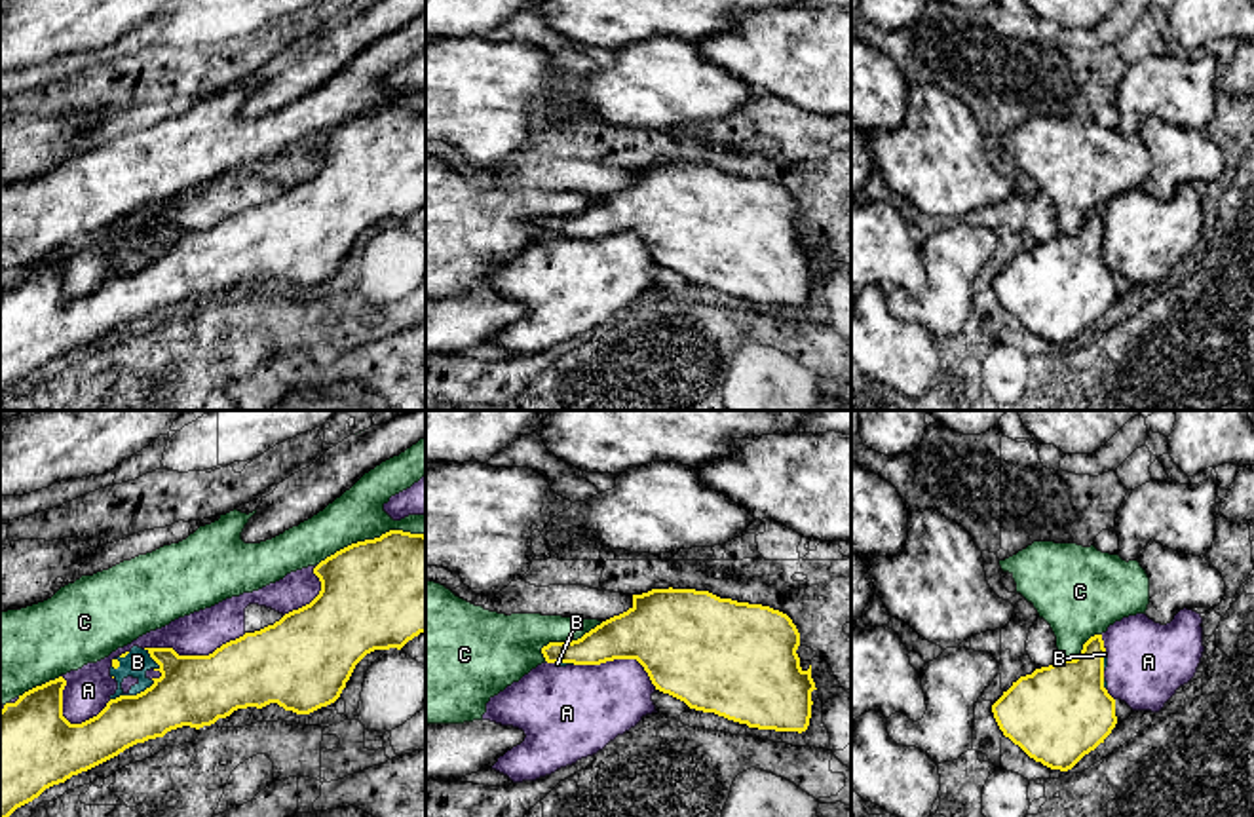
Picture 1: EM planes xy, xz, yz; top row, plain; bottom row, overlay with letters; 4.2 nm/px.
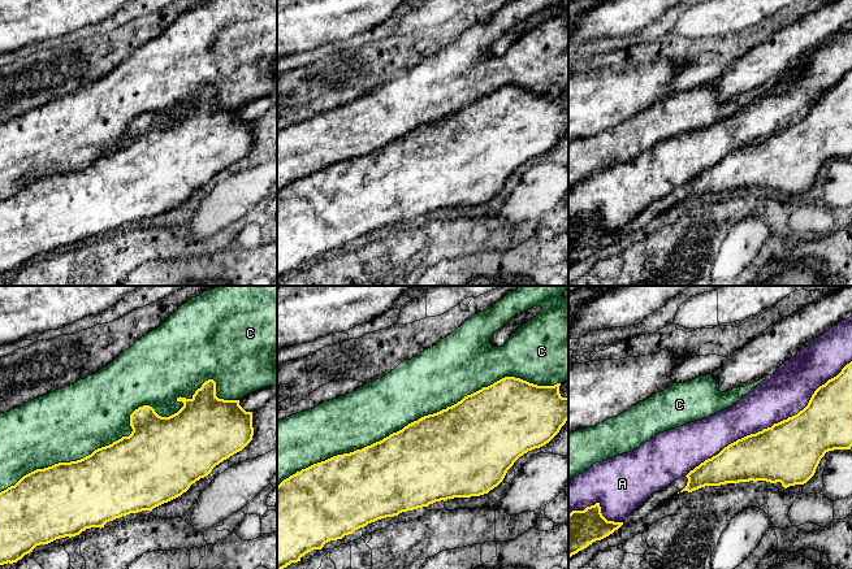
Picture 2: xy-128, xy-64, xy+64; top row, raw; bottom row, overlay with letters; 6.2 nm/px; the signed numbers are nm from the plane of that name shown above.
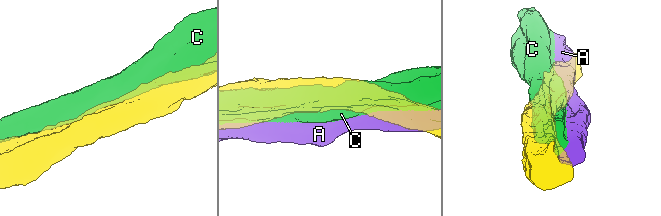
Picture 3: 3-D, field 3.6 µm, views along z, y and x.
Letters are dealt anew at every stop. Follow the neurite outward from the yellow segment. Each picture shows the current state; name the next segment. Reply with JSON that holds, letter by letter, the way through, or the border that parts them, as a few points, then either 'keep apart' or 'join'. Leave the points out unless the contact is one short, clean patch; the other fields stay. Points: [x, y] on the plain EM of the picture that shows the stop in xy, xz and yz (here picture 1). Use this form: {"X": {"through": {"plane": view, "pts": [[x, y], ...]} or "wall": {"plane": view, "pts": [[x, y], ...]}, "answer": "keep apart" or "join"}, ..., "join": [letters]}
{"A": {"answer": "keep apart"}, "B": {"answer": "keep apart"}, "C": {"answer": "keep apart"}, "join": []}

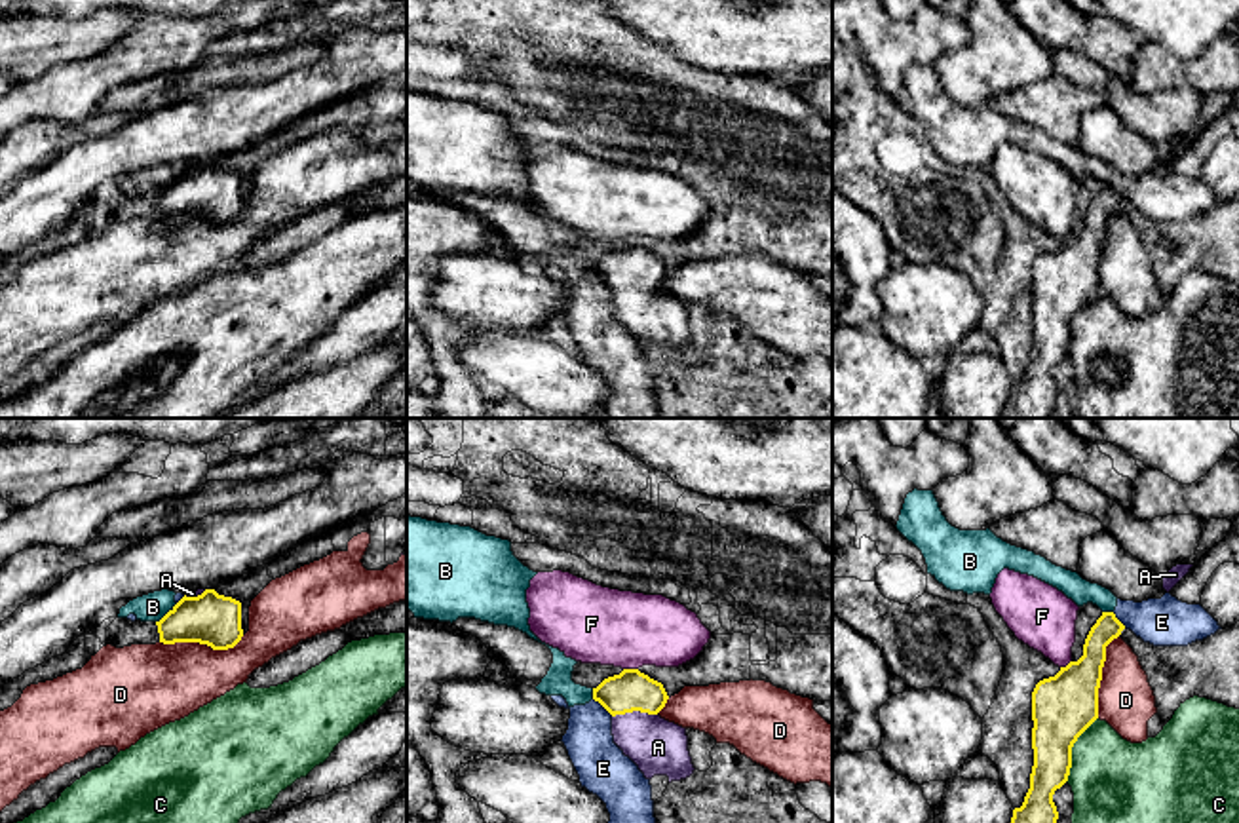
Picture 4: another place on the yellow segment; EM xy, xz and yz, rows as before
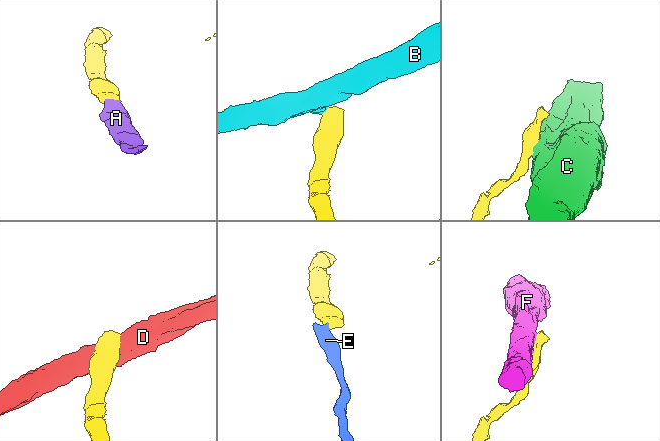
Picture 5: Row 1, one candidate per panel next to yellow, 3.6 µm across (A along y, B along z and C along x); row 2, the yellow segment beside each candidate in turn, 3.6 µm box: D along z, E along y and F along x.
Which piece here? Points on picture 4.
{"A": {"through": {"plane": "xz", "pts": [[631, 265], [633, 284], [635, 299], [658, 322]]}, "answer": "join"}, "B": {"wall": {"plane": "xy", "pts": [[177, 177], [156, 196]]}, "answer": "keep apart"}, "C": {"wall": {"plane": "yz", "pts": [[1097, 291], [1074, 318], [1072, 341], [1065, 356]]}, "answer": "keep apart"}, "D": {"answer": "keep apart"}, "E": {"wall": {"plane": "xz", "pts": [[593, 272], [612, 289]]}, "answer": "keep apart"}, "F": {"wall": {"plane": "xz", "pts": [[624, 242], [637, 244]]}, "answer": "keep apart"}, "join": ["A"]}

